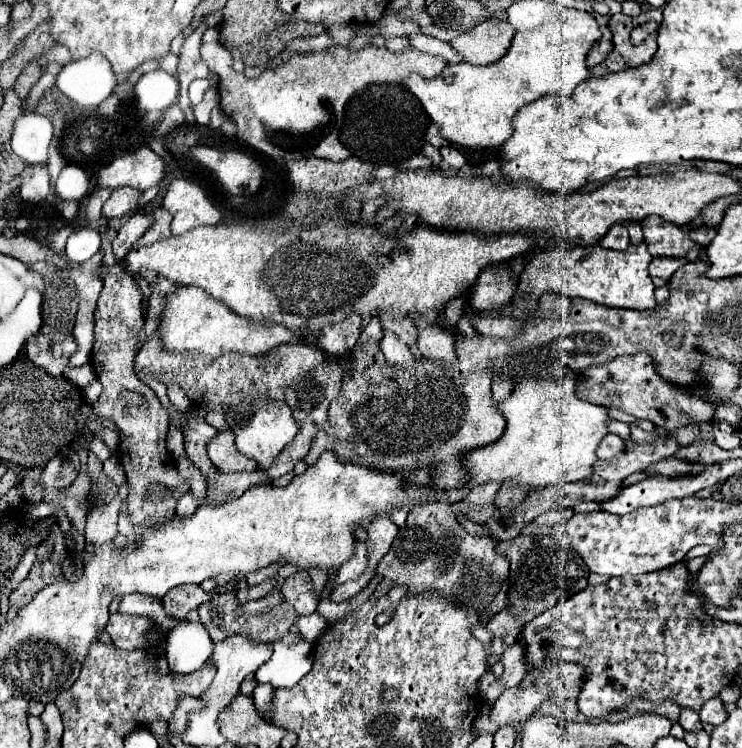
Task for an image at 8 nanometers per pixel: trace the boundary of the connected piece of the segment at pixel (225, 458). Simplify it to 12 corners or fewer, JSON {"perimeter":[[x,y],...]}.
{"perimeter":[[219,432],[207,446],[219,470],[253,472],[255,460],[235,448],[233,434]]}

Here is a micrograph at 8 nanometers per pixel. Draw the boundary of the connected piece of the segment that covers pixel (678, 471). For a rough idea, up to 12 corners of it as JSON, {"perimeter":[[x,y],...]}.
{"perimeter":[[673,458],[649,466],[659,476],[697,474],[705,466],[685,464]]}

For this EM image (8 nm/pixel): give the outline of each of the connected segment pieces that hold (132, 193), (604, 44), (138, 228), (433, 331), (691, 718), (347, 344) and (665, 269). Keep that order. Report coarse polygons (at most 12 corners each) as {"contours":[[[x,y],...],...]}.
{"contours":[[[117,188],[103,204],[105,218],[123,218],[137,210],[139,192]],[[611,32],[587,54],[587,68],[595,68],[613,48]],[[133,214],[117,228],[113,254],[125,258],[129,248],[153,224],[151,214]],[[417,316],[417,348],[425,358],[455,360],[455,336]],[[681,708],[679,724],[687,732],[703,728],[693,708]],[[361,316],[327,324],[315,346],[347,354],[361,334]],[[653,258],[649,274],[669,280],[687,258]]]}

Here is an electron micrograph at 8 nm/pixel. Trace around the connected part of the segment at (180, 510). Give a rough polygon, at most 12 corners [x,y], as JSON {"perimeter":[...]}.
{"perimeter":[[185,492],[177,504],[177,516],[189,516],[199,502]]}

